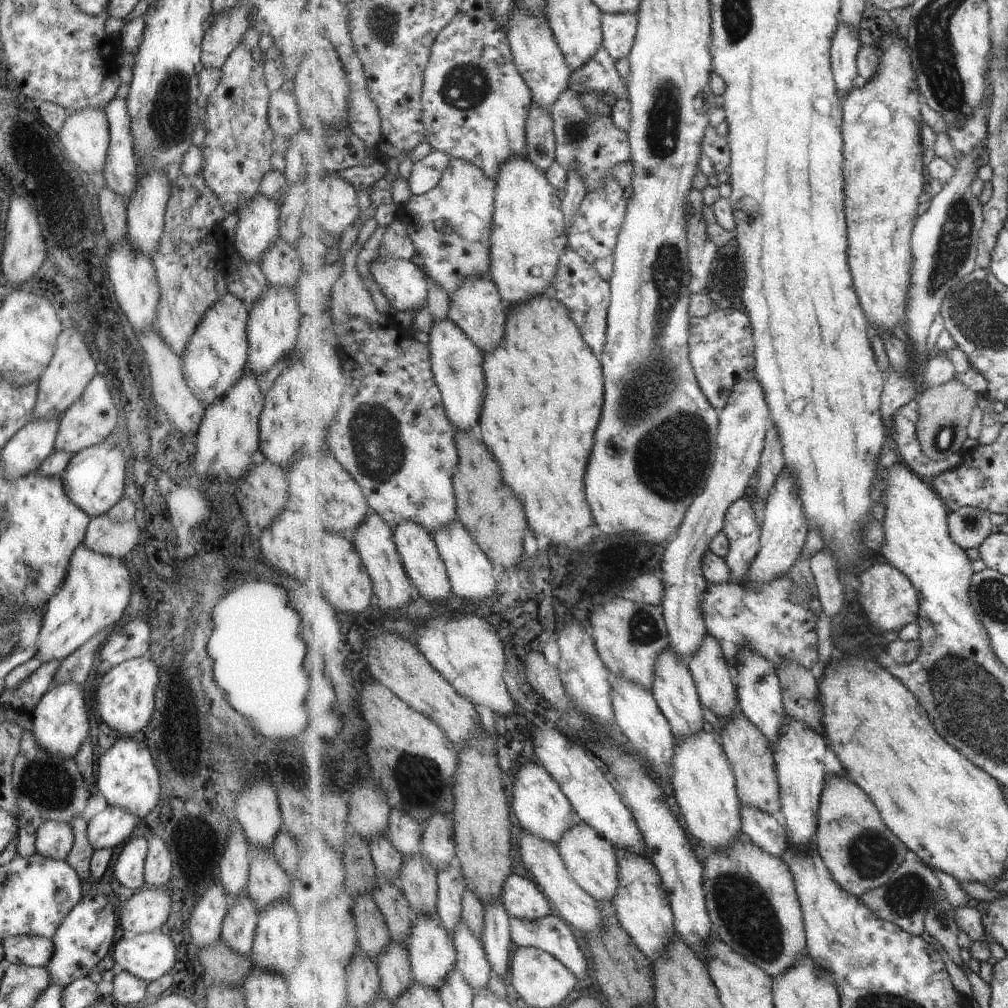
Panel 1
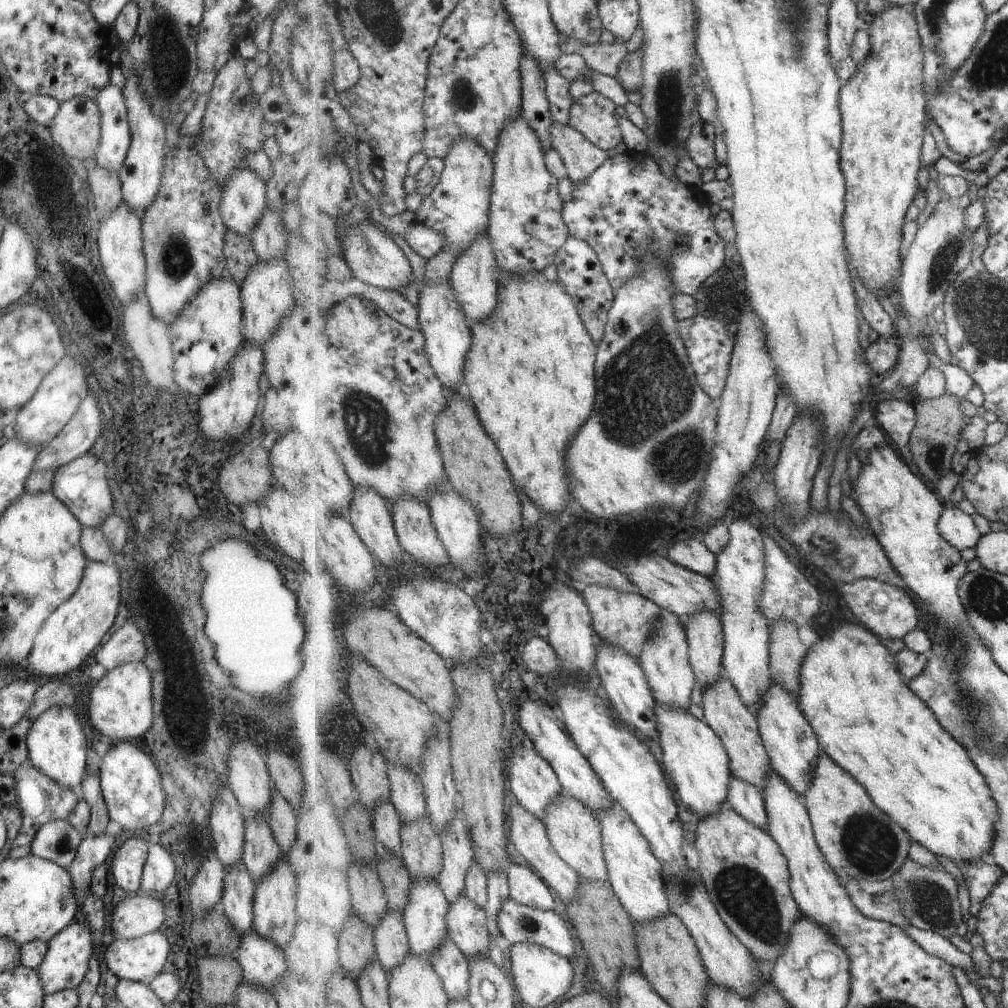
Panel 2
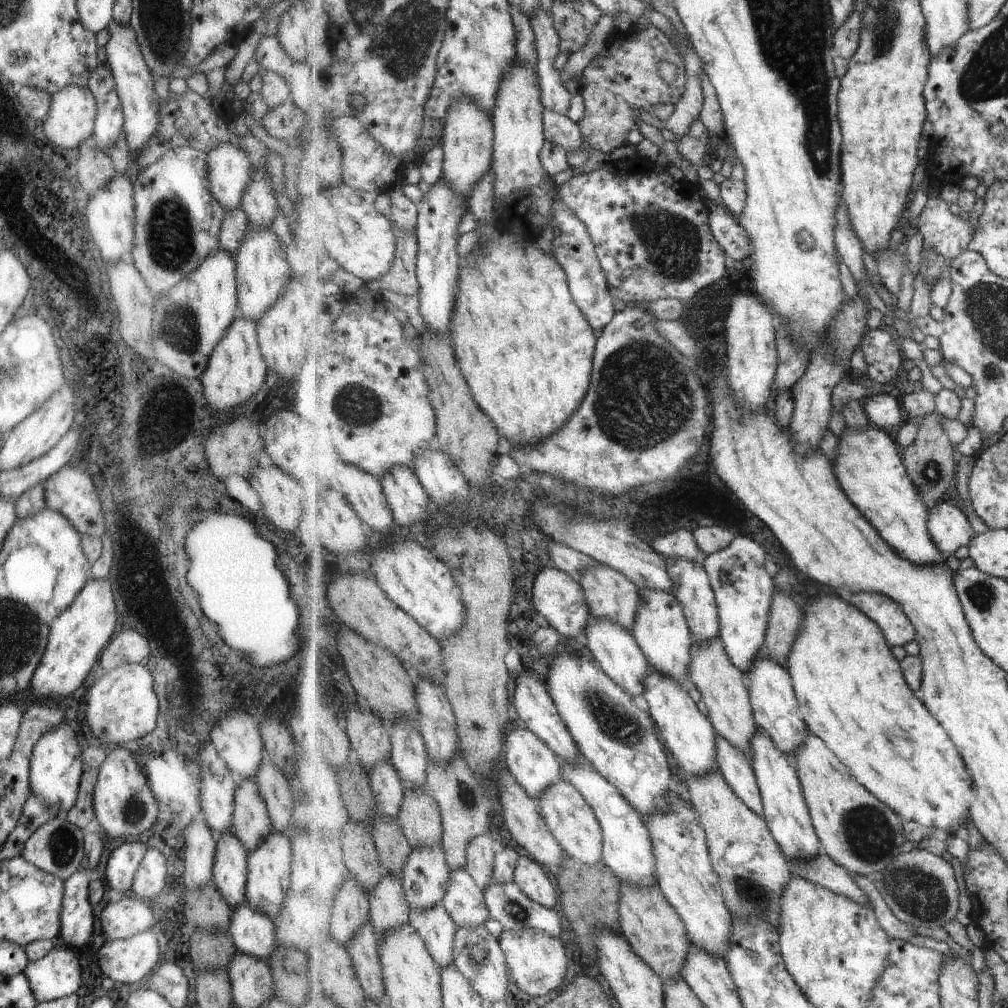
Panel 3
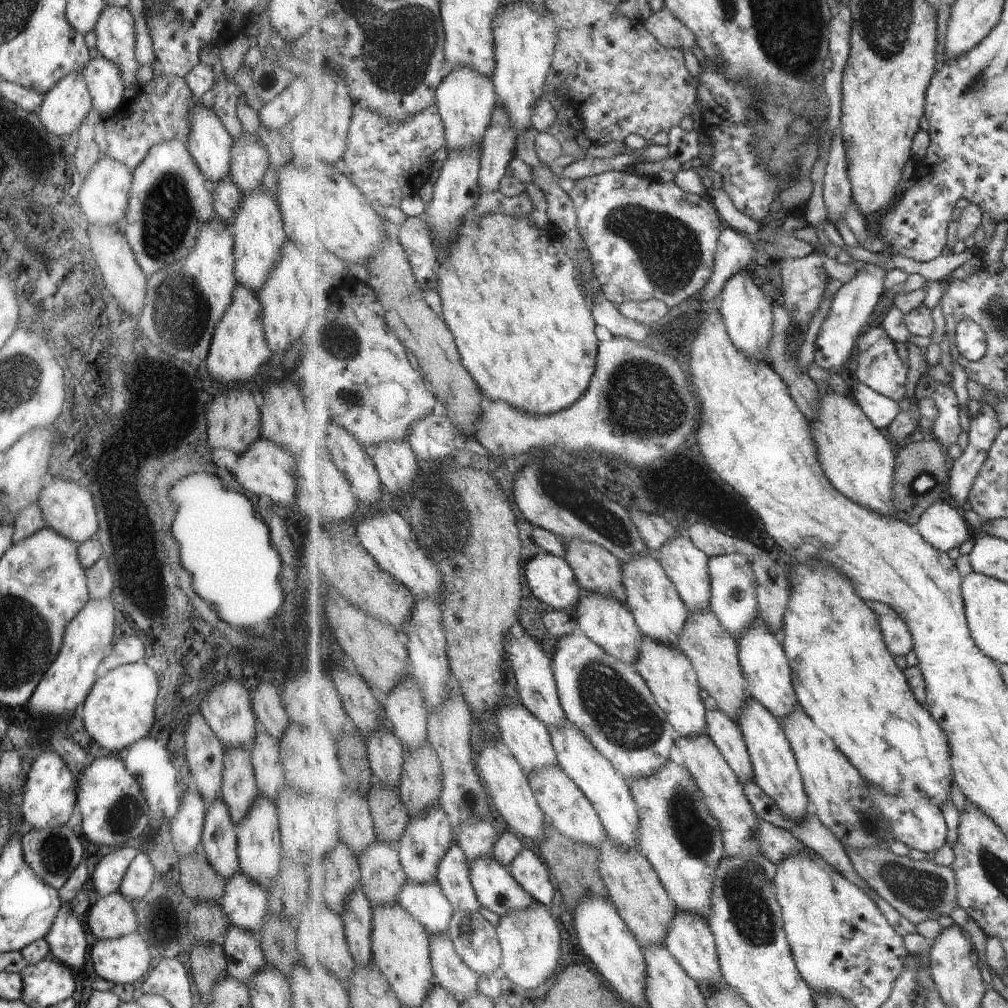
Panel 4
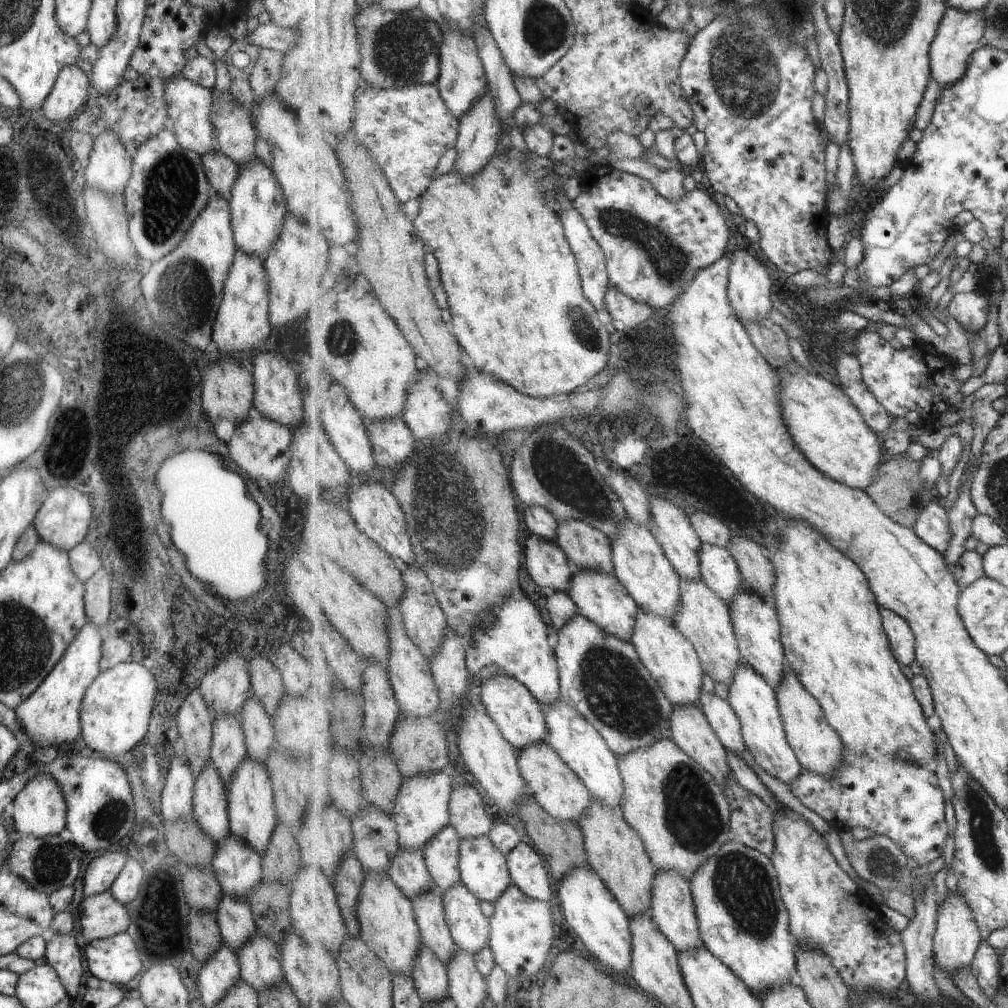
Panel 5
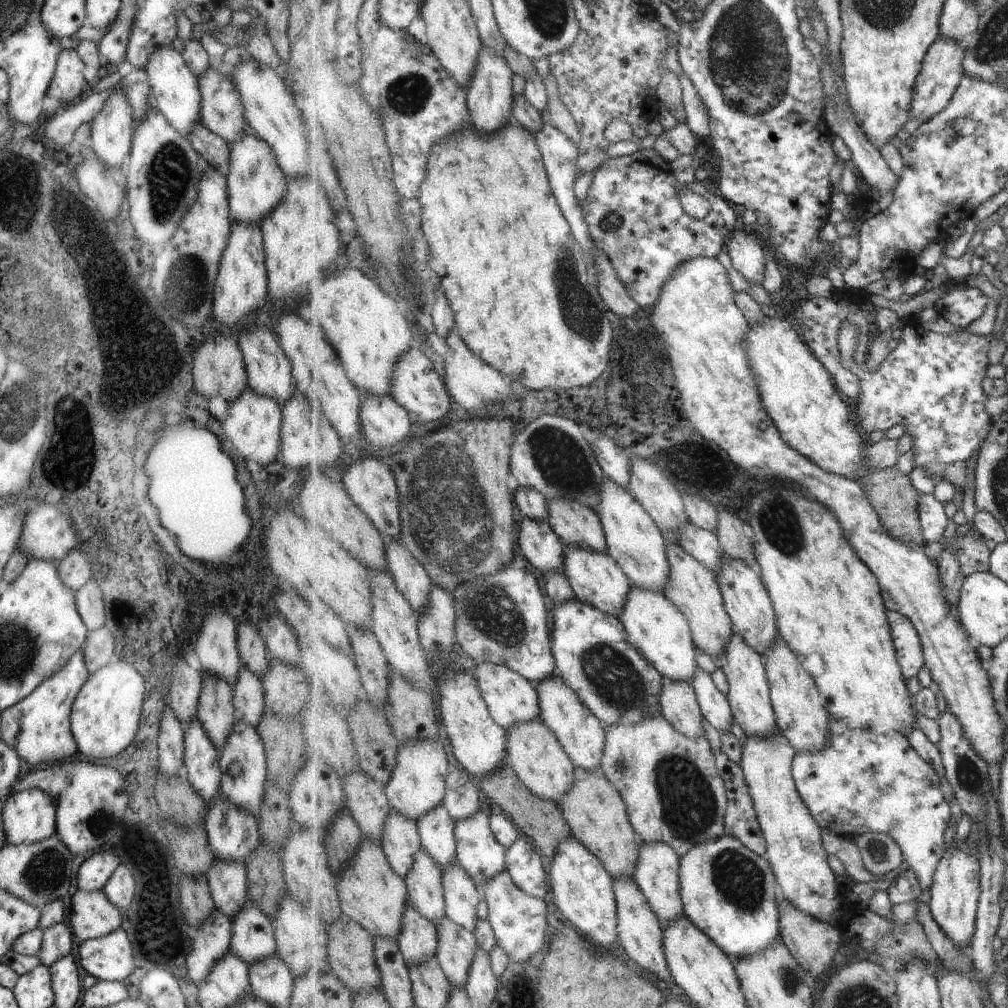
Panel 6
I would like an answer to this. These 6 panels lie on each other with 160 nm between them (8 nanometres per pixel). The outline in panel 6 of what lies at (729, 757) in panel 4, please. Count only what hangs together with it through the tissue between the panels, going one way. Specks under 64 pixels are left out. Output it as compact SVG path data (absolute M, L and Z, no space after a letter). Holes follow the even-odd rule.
M697 669L692 687L696 690L698 701L704 718L707 719L720 732L731 730L731 724L735 722L728 695L723 694L711 674L705 670Z

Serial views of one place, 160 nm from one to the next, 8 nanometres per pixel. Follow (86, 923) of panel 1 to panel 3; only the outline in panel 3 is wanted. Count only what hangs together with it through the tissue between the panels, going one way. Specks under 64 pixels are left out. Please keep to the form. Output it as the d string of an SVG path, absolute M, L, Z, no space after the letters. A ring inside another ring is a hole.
M55 940L49 952L40 959L28 961L21 974L29 983L37 1003L74 993L82 983L78 950Z

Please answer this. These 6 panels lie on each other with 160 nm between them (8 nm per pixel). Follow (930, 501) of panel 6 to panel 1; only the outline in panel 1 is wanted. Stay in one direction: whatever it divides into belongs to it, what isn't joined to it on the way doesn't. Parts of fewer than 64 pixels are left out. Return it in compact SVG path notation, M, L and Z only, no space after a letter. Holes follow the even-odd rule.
M964 507L950 512L949 533L952 540L963 550L981 547L981 544L992 534L990 512L976 507Z

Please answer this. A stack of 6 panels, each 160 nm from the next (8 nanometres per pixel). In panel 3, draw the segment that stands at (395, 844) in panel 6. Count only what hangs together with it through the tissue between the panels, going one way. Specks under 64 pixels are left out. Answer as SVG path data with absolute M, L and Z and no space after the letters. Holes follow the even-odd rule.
M443 905L429 910L410 910L410 924L424 938L429 954L443 968L454 964L454 946L458 924Z

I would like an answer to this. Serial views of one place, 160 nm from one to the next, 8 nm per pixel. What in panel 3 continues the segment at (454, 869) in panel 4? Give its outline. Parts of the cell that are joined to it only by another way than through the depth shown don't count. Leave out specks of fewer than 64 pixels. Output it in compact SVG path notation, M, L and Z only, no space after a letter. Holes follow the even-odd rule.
M467 869L452 870L449 890L443 906L459 927L472 927L484 924L490 916L484 892L469 876Z

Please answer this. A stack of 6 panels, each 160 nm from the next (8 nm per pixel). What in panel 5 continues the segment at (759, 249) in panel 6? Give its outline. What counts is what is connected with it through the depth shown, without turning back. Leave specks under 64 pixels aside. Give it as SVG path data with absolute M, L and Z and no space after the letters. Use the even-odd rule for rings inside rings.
M737 250L731 260L728 289L736 315L743 324L767 319L773 308L769 294L773 280L765 268L764 259L755 258L747 250Z

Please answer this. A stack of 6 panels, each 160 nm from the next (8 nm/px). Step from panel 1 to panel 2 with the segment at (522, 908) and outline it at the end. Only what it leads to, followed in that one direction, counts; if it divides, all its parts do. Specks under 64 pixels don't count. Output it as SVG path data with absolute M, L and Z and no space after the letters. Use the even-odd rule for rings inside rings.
M512 863L505 872L510 885L510 897L516 902L546 911L555 908L555 895L551 894L551 887L531 867Z

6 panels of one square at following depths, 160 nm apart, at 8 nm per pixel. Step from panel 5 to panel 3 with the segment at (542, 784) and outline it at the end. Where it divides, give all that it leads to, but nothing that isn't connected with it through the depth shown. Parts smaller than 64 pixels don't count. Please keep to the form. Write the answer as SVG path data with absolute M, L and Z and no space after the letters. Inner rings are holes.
M561 781L547 789L537 801L542 808L549 830L552 830L553 836L567 854L587 866L595 866L603 862L604 830L592 806L589 806L576 786L570 782Z

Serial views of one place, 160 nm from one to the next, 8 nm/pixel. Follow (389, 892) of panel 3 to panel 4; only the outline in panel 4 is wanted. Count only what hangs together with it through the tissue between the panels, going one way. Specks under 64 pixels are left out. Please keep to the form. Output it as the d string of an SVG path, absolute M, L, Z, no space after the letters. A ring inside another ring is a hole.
M377 840L358 858L362 888L373 908L398 903L401 887L408 881L397 845Z

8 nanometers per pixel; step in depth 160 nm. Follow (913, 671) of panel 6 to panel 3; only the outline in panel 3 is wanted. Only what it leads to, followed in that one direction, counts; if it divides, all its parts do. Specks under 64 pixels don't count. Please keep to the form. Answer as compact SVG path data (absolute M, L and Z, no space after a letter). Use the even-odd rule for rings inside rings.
M873 591L844 594L844 599L868 614L884 631L890 646L905 647L918 636L904 608L892 598Z

